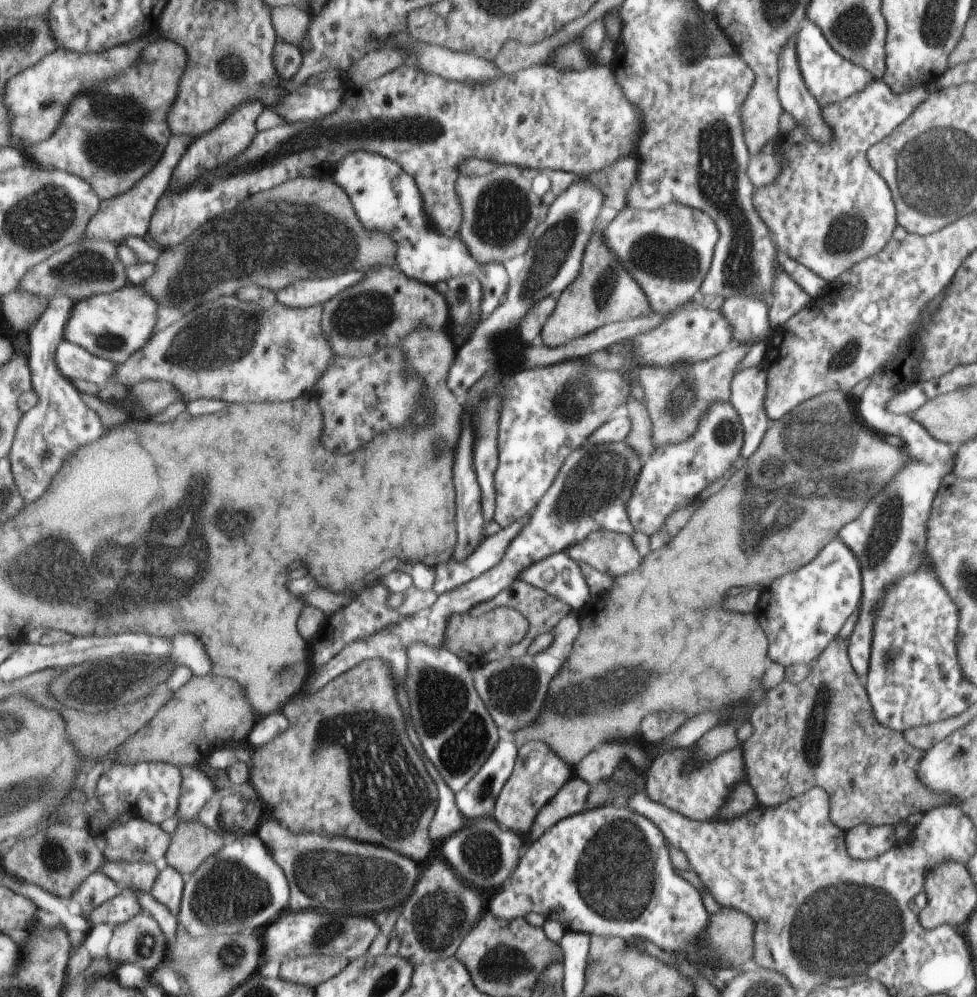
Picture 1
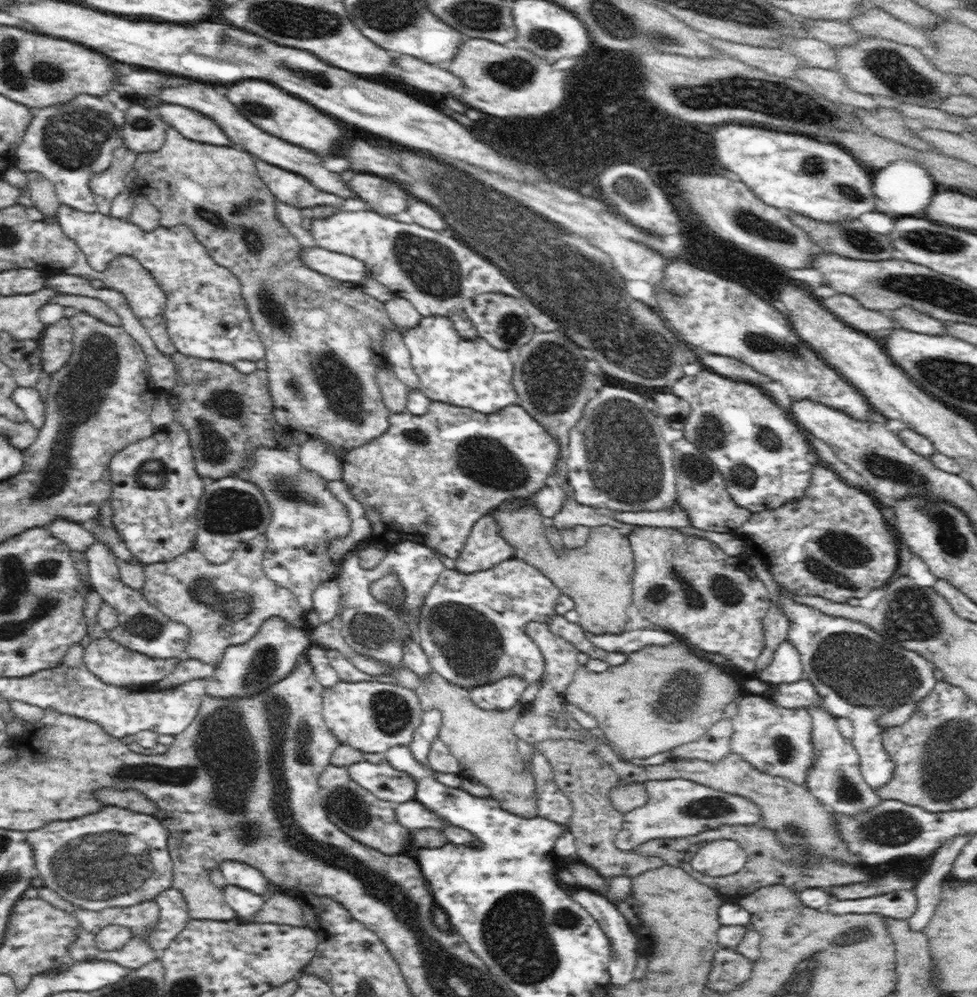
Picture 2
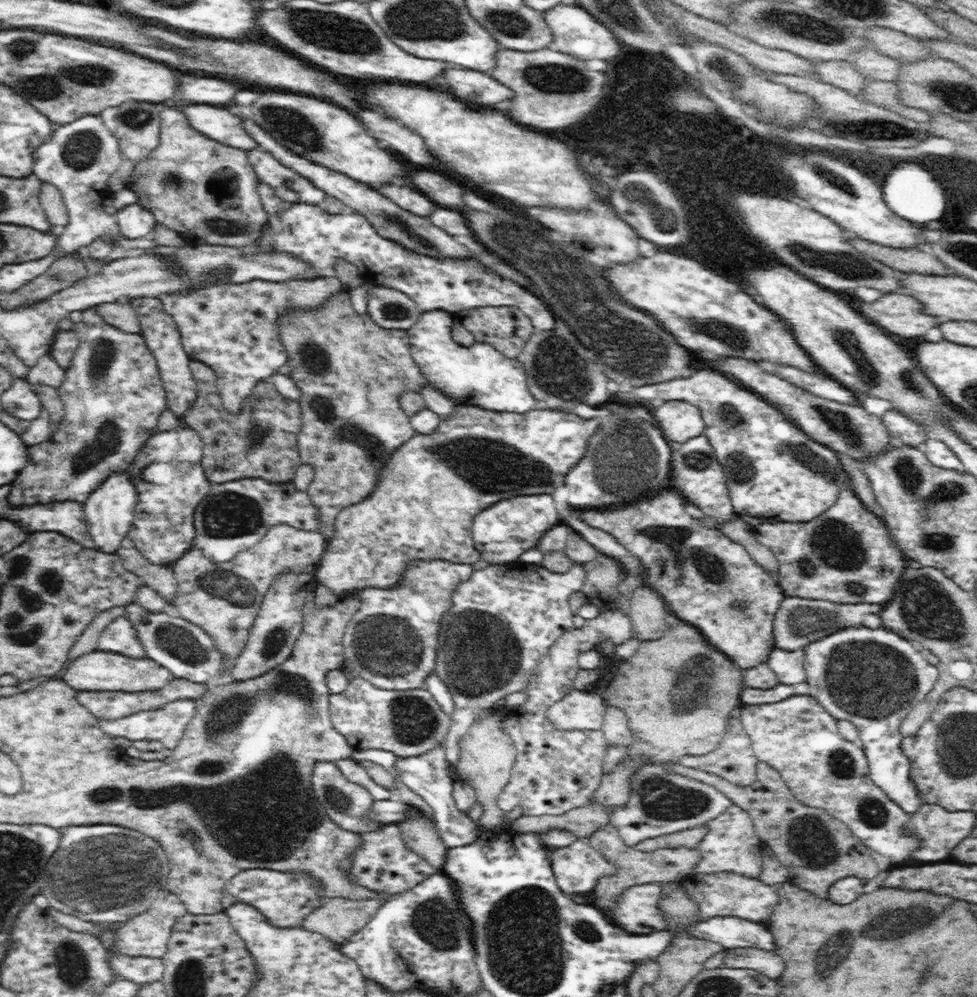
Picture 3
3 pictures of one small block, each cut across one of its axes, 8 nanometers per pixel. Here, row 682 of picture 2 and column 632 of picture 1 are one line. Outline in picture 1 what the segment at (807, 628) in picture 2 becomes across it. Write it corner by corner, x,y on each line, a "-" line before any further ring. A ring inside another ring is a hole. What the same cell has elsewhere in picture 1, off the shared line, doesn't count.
619,804
591,812
583,810
562,818
537,840
526,845
517,872
512,874
503,890
494,894
486,910
495,918
506,921
524,918
527,913
537,913
547,921
558,922
564,931
624,939
645,938
665,952
693,957
695,944
708,930
710,918
695,888
675,874
663,838
663,832
648,818

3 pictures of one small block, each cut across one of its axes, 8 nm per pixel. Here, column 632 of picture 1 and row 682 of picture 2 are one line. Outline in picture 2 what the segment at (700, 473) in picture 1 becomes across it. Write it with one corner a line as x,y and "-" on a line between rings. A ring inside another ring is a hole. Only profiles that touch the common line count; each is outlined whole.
508,674
498,681
468,689
470,701
482,710
510,710
511,706
520,704
520,696
530,682
522,681
521,677

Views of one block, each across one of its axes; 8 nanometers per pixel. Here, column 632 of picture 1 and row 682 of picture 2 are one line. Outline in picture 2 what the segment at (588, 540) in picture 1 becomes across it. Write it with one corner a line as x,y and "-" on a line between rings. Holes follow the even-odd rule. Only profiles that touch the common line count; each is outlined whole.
528,622
525,630
545,658
544,684
550,686
552,692
562,694
578,670
579,650
570,641
552,633
542,622

